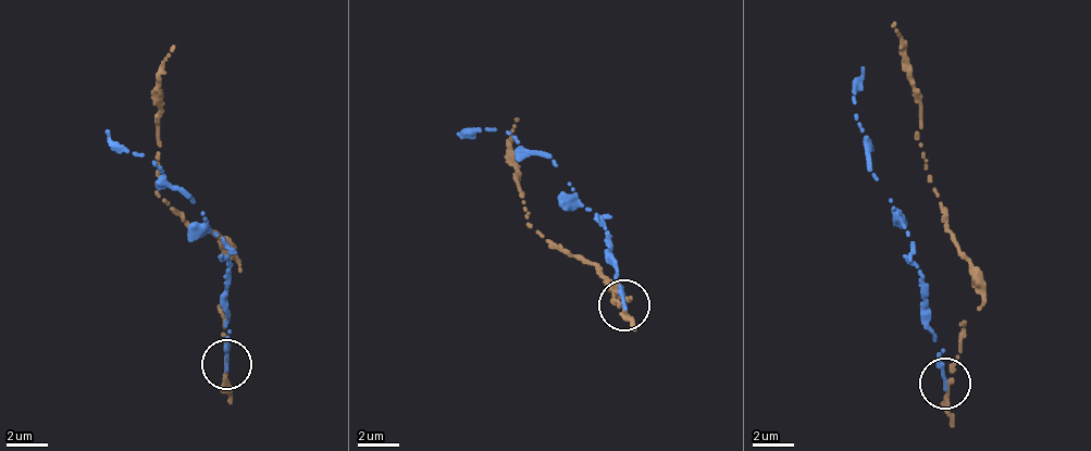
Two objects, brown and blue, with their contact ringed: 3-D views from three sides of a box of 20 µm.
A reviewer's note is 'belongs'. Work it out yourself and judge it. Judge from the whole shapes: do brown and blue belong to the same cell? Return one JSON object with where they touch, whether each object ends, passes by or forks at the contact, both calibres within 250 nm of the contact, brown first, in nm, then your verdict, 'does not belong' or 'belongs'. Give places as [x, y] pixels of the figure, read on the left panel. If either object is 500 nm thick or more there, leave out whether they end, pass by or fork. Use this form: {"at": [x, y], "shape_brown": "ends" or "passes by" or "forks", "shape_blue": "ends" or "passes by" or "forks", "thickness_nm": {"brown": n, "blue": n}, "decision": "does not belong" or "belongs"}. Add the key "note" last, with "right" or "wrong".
{"at": [226, 364], "shape_brown": "passes by", "shape_blue": "ends", "thickness_nm": {"brown": 200, "blue": 180}, "decision": "does not belong", "note": "wrong"}

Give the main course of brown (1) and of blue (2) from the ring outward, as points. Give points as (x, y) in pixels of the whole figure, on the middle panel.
1: (622, 305), (610, 298), (632, 298), (527, 222), (508, 143), (519, 116)
2: (622, 305), (604, 216), (587, 211), (549, 157), (508, 130), (459, 135)

